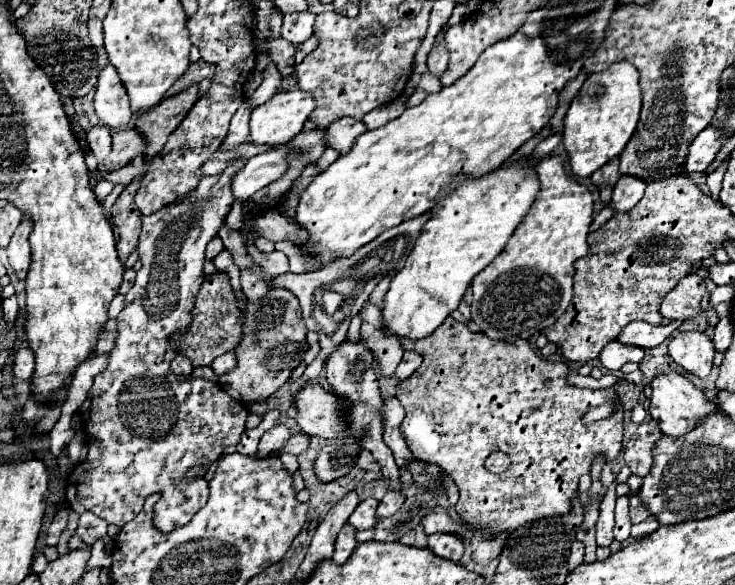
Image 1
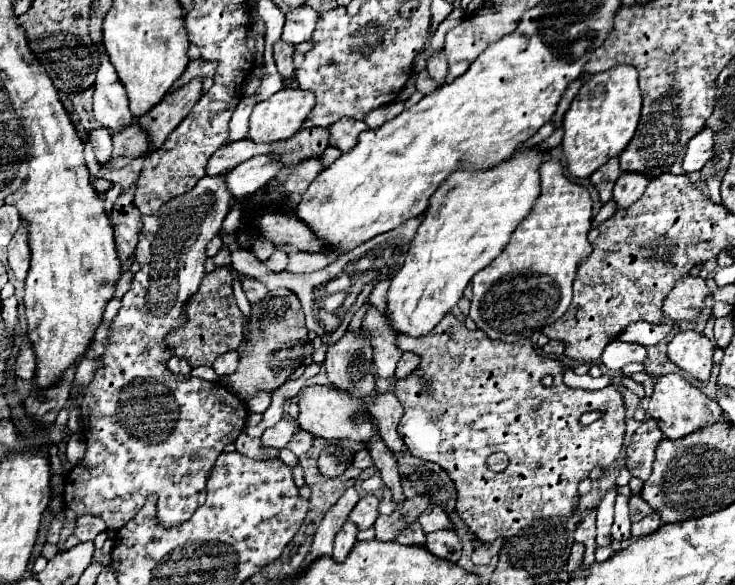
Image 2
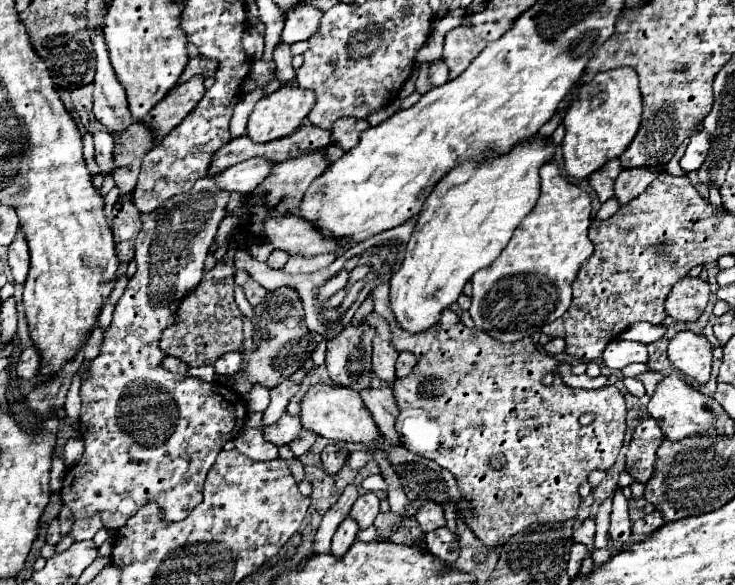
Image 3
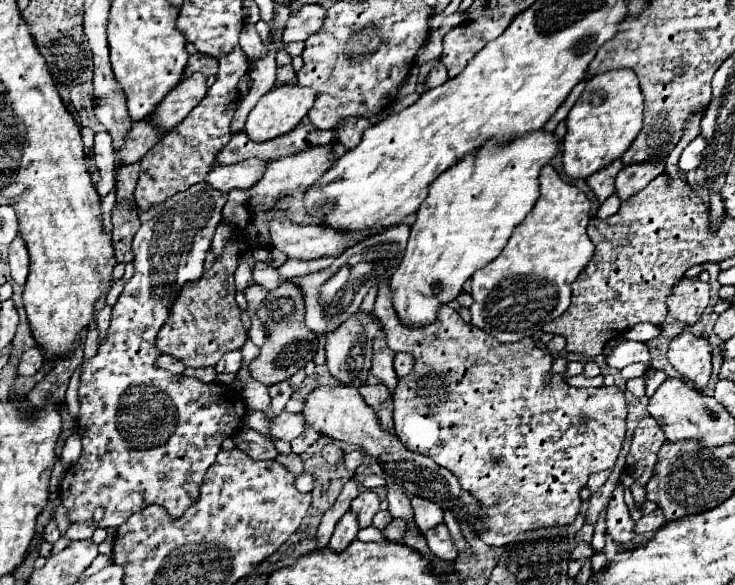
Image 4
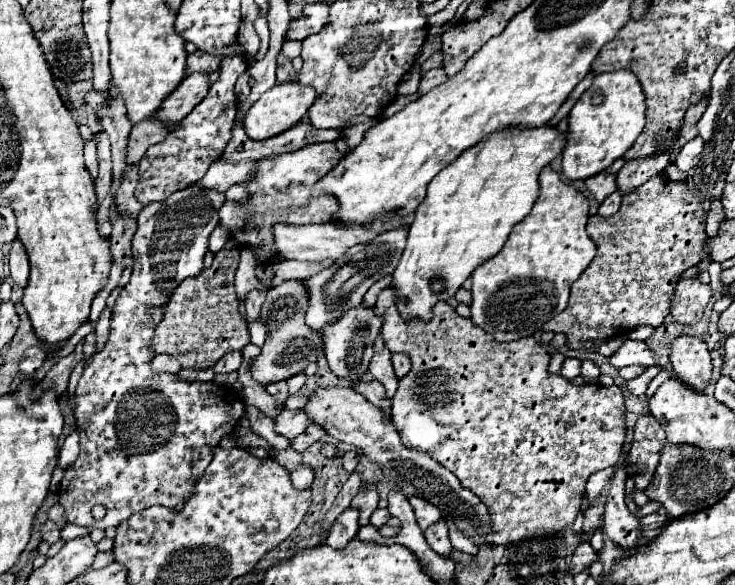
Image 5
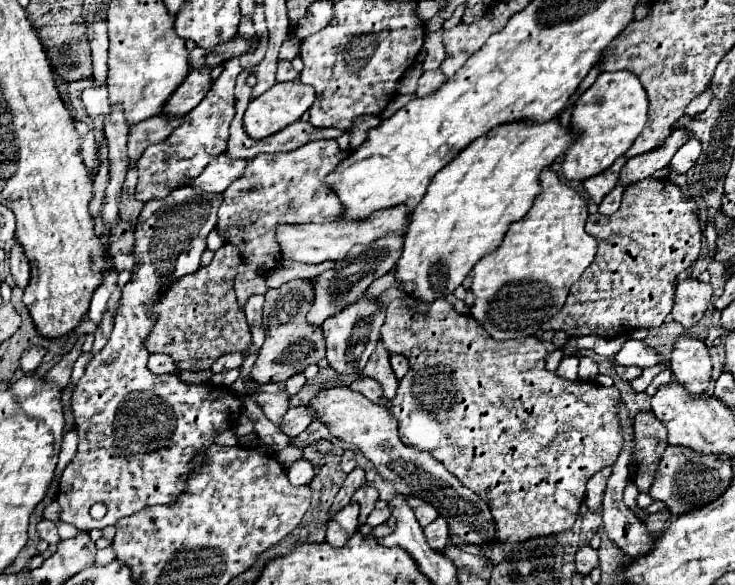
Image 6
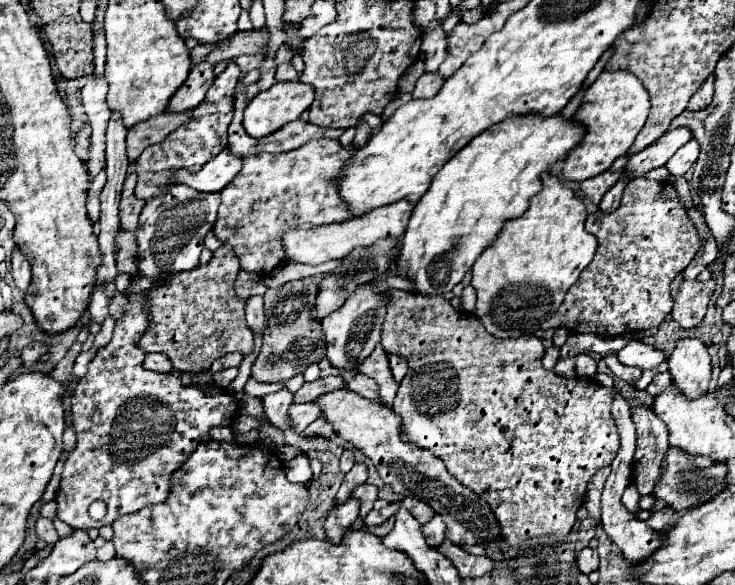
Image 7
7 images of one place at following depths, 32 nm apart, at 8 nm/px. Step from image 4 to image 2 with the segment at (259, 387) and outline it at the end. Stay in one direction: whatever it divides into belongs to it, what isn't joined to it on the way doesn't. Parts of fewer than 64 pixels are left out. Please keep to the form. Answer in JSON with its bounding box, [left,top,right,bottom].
[246,392,270,412]

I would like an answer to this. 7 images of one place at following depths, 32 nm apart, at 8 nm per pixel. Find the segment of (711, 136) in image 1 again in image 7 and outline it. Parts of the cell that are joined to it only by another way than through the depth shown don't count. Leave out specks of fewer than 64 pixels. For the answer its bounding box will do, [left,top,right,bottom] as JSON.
[666,138,698,176]

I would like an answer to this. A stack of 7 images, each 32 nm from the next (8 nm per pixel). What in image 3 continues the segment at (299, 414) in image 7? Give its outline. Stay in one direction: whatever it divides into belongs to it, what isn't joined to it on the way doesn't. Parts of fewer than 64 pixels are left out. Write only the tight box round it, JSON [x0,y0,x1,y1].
[264,412,304,446]

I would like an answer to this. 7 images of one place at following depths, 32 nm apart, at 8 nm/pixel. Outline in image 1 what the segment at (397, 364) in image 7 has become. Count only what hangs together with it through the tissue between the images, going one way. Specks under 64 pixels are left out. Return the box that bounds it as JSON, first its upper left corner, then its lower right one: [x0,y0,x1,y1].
[396,352,422,380]

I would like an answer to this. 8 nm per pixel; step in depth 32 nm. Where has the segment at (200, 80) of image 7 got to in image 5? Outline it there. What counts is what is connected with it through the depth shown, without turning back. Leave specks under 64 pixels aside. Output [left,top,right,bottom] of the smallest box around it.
[158,72,210,124]

